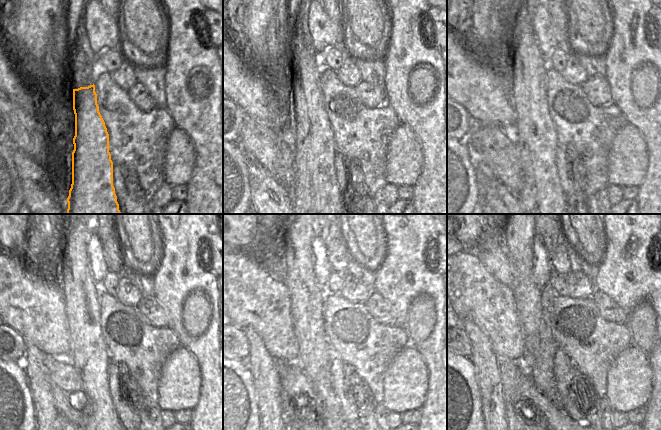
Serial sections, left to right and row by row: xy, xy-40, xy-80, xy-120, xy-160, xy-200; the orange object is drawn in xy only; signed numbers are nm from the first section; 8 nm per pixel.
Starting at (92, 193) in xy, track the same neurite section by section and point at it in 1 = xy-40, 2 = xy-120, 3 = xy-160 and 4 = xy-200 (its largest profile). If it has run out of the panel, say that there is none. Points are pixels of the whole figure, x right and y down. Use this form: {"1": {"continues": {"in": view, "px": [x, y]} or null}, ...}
{"1": {"continues": {"in": "xy-40", "px": [316, 193]}}, "2": {"continues": {"in": "xy-120", "px": [89, 355]}}, "3": {"continues": {"in": "xy-160", "px": [307, 297]}}, "4": {"continues": {"in": "xy-200", "px": [518, 234]}}}

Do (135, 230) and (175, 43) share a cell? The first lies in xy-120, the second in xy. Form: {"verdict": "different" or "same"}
{"verdict": "different"}

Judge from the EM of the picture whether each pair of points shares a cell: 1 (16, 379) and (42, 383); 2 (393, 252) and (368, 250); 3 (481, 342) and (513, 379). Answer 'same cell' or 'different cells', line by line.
1: different cells
2: different cells
3: different cells

